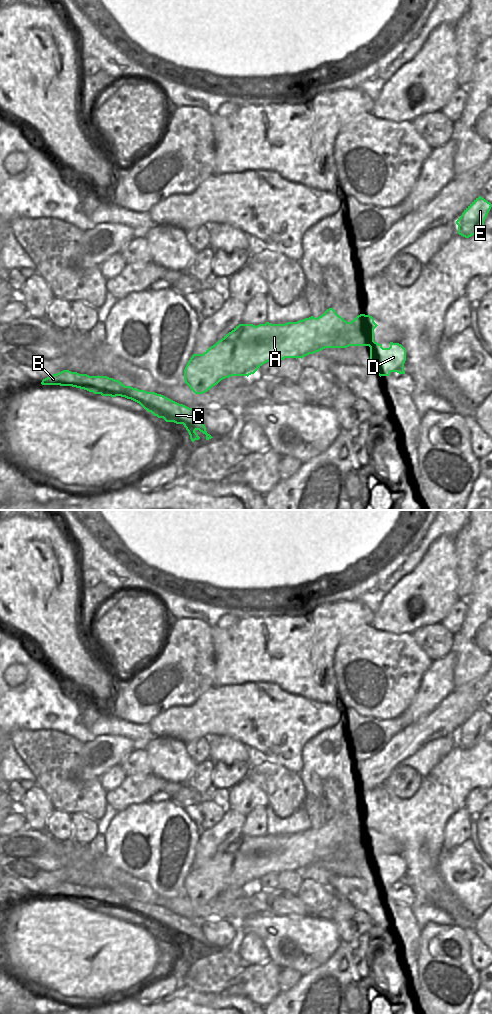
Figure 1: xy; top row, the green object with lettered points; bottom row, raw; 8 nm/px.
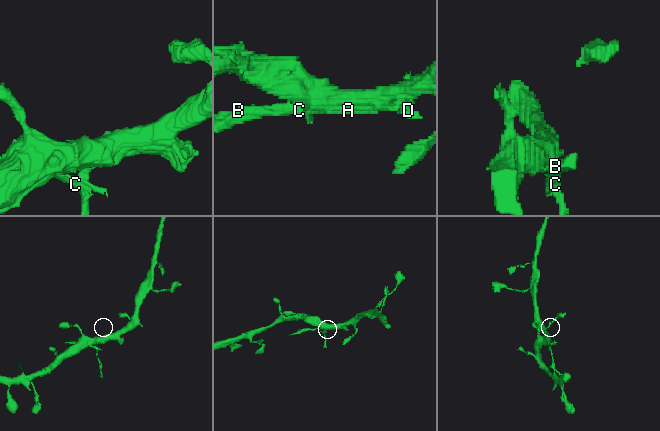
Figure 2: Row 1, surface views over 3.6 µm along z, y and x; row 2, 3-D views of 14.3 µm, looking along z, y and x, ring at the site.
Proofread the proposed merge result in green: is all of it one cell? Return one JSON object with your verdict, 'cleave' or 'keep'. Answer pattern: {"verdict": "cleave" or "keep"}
{"verdict": "keep"}

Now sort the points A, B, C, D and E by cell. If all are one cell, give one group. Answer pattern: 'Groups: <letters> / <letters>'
Groups: A B C D E

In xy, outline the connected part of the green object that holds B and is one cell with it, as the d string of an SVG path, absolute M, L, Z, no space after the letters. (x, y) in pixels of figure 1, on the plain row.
M63 882L53 886L41 894L42 897L72 898L101 906L102 908L121 908L139 915L145 922L151 924L166 934L183 936L190 947L192 954L200 949L195 944L199 942L206 947L206 952L213 950L207 945L202 933L202 920L189 920L179 916L161 906L139 902L131 898L125 898L119 892L107 888L89 888L69 882Z

